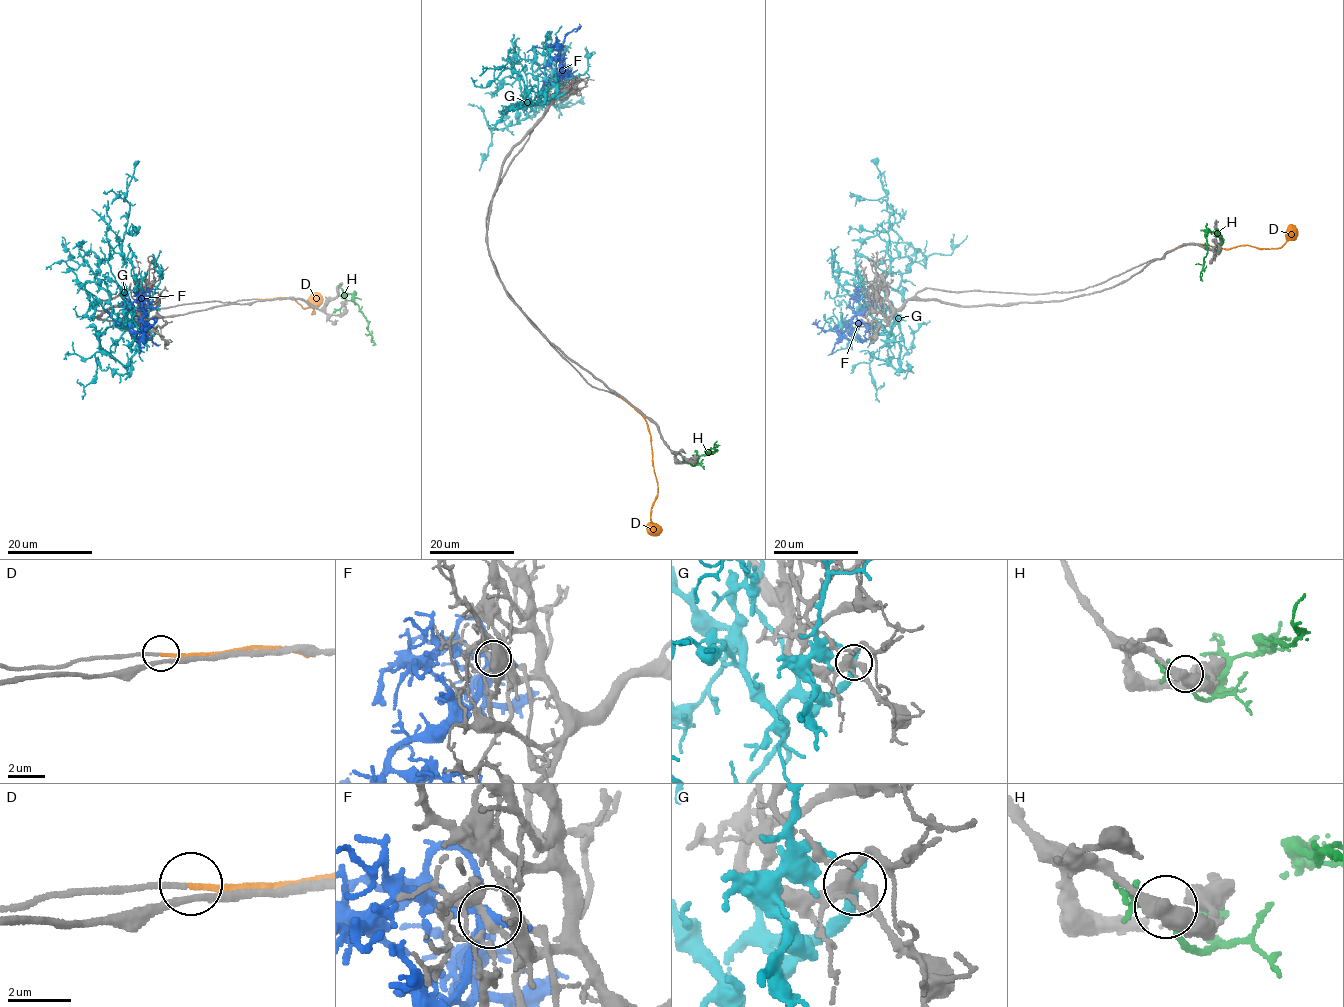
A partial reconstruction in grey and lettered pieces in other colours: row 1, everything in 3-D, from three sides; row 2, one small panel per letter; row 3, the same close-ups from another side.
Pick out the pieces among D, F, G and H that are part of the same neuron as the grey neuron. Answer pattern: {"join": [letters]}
{"join": ["D"]}

